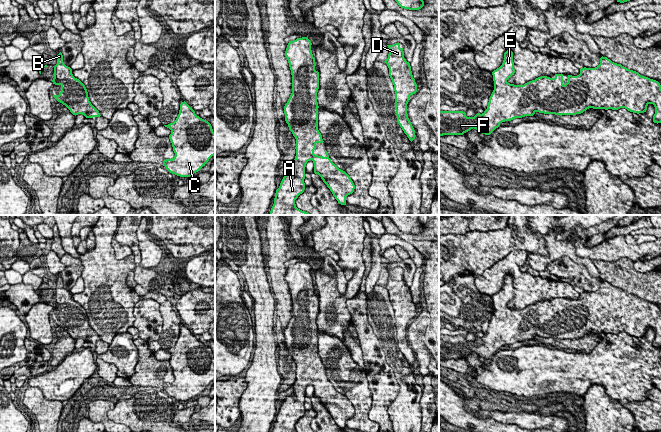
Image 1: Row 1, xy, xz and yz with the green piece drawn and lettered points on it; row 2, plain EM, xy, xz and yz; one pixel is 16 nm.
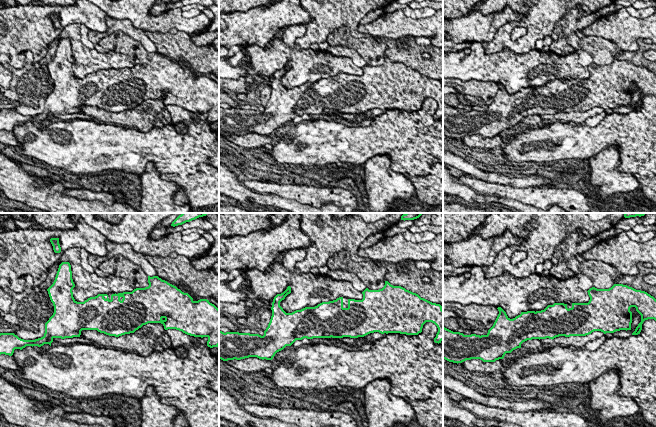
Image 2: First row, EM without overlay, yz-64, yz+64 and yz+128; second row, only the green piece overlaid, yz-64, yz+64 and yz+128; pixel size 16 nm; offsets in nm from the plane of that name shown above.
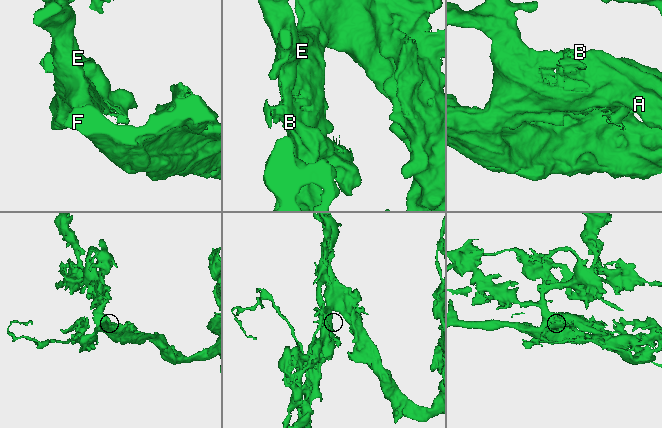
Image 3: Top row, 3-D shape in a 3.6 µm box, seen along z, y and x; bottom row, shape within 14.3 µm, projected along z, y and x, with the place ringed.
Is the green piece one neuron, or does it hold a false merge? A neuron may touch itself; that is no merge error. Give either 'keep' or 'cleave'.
keep

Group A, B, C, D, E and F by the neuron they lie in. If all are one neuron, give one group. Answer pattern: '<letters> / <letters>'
A B C D E F

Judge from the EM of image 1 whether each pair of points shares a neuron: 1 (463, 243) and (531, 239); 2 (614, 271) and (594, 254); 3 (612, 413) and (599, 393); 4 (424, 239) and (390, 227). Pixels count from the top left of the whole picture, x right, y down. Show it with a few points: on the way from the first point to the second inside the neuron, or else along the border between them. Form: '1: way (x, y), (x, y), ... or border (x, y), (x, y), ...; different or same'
1: way (480, 243), (500, 243), (506, 240), (514, 240); same
2: border (623, 257), (614, 261), (592, 260); different
3: way (607, 408), (599, 398); same
4: way (416, 239), (408, 238), (398, 233); same

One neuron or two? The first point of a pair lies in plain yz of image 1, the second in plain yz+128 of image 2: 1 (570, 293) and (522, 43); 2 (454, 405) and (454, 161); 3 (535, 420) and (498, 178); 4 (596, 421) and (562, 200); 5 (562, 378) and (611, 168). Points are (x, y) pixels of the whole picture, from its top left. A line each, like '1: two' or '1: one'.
1: two
2: two
3: two
4: two
5: two

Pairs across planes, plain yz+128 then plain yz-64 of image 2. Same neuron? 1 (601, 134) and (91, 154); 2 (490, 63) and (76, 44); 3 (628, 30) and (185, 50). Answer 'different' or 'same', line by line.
1: same
2: same
3: different

